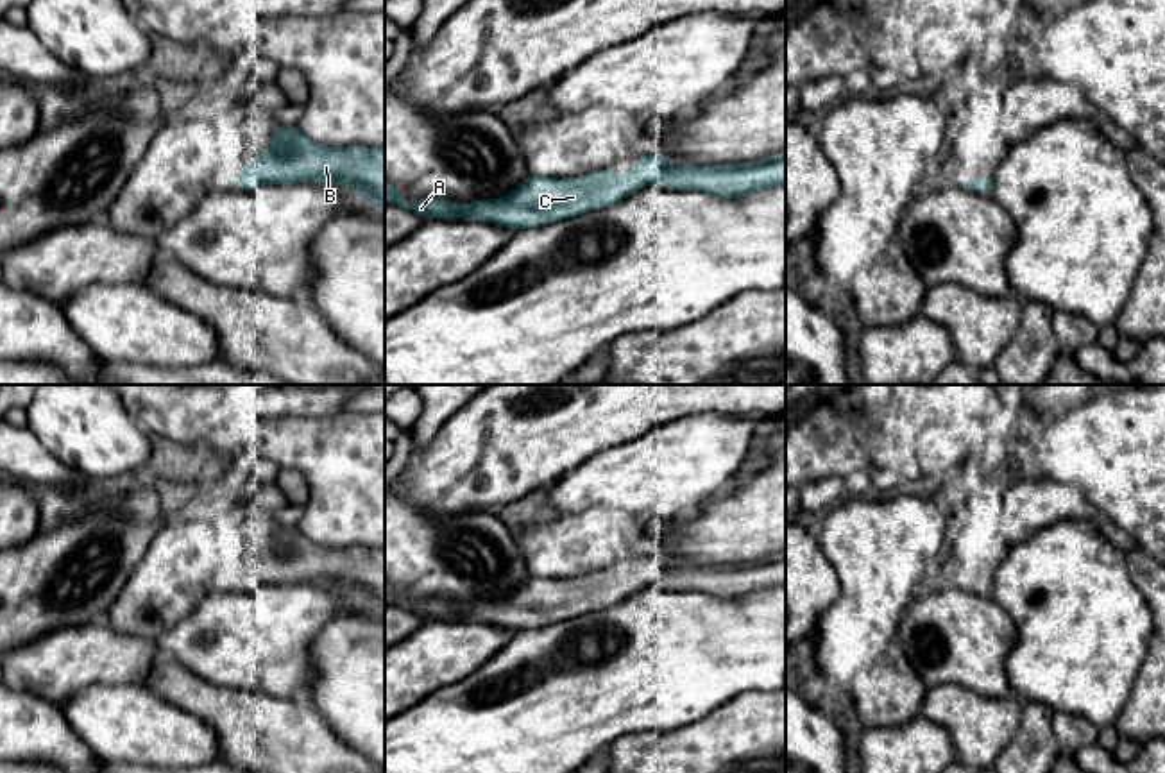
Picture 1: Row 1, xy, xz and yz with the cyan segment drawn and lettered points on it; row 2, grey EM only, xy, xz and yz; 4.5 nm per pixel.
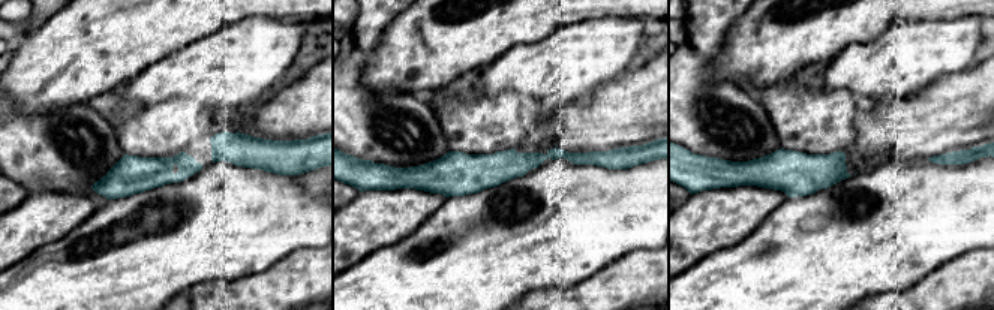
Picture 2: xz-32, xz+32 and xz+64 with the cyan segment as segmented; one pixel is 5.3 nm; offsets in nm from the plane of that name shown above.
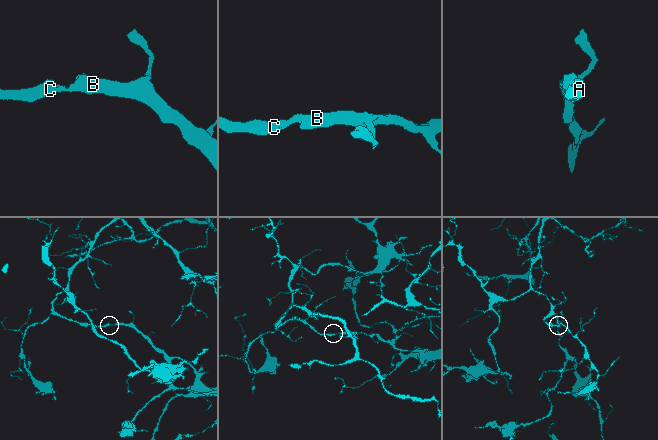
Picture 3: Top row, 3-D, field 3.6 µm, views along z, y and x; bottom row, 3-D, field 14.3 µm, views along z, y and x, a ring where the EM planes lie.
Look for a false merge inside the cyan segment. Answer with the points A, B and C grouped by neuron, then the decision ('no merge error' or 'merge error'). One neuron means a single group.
A B C | no merge error

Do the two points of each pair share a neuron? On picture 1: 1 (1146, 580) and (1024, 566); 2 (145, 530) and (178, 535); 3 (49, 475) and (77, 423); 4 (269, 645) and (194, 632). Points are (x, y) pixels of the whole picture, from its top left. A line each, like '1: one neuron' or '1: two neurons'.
1: two neurons
2: two neurons
3: two neurons
4: one neuron

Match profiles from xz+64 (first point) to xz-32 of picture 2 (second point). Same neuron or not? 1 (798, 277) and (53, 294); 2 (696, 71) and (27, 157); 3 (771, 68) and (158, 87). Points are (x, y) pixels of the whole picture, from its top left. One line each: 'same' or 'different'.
1: same
2: same
3: different

